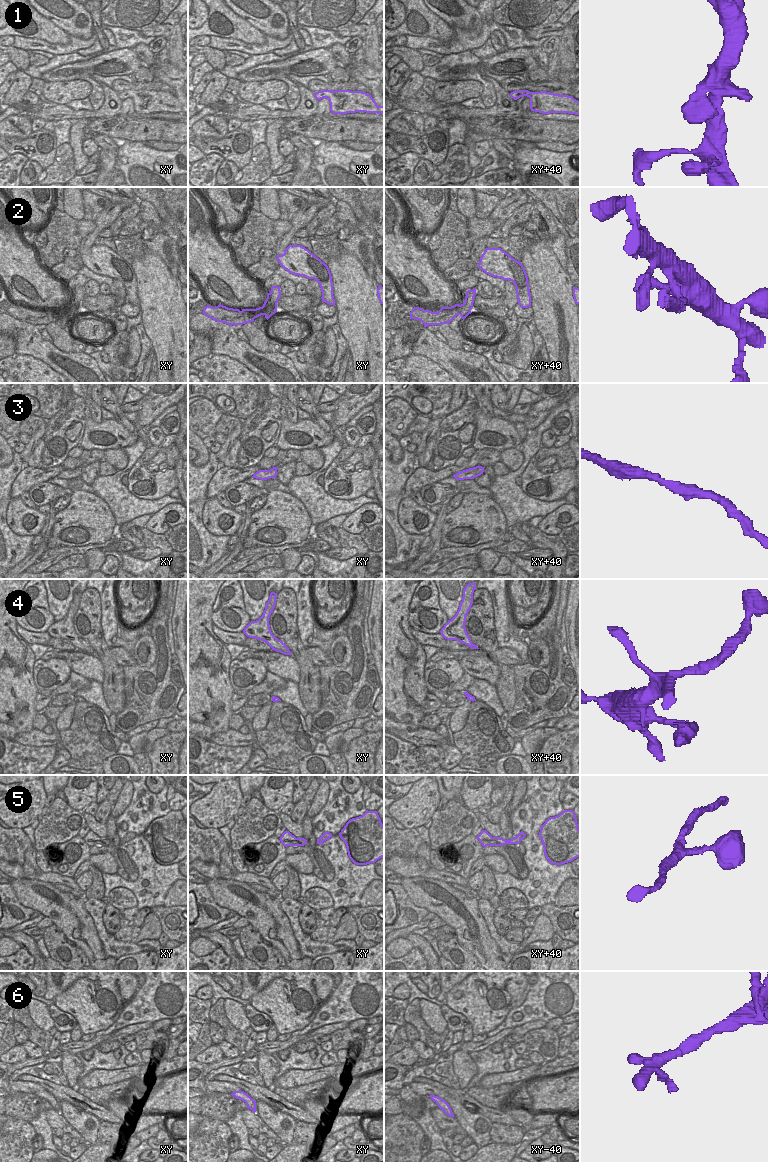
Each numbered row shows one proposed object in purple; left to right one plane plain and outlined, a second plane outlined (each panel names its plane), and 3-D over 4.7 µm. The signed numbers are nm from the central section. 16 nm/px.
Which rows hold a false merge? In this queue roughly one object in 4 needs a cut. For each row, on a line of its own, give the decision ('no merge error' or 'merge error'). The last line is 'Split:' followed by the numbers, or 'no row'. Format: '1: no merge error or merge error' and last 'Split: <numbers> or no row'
1: no merge error
2: merge error
3: no merge error
4: no merge error
5: no merge error
6: no merge error
Split: 2

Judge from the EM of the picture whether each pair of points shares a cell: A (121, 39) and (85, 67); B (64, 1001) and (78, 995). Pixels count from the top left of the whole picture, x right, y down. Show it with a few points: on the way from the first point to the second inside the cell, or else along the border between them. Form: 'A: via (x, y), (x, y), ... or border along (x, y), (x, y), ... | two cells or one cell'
A: border along (132, 47), (117, 49) | two cells
B: via (67, 1001), (72, 1001), (75, 998) | one cell

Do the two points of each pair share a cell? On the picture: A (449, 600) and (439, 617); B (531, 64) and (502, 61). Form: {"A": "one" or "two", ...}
{"A": "two", "B": "one"}

